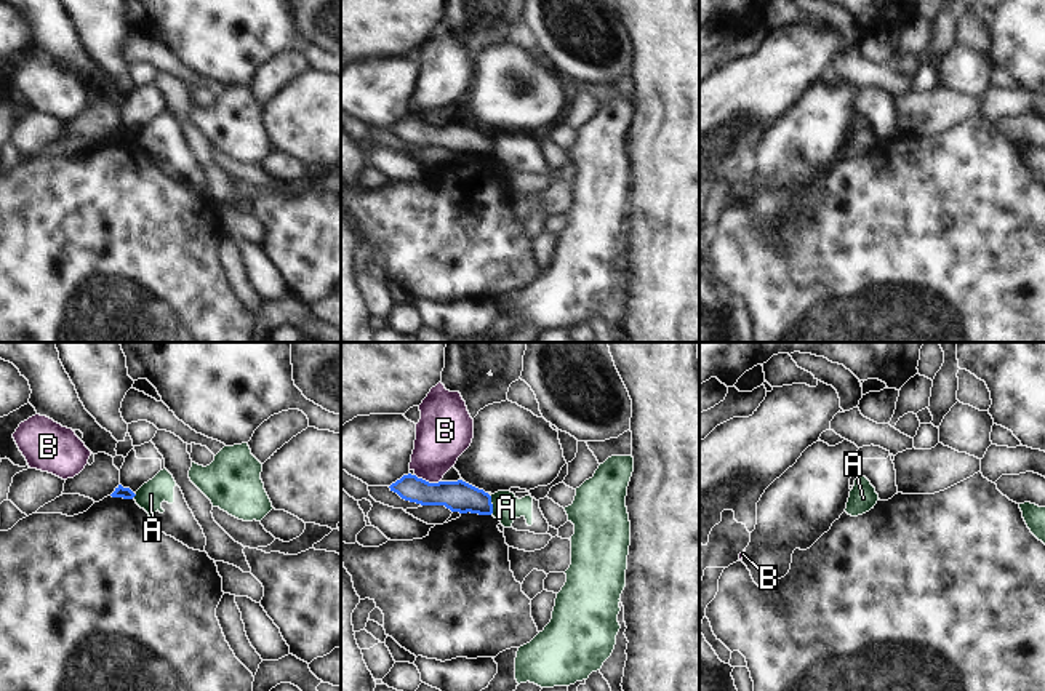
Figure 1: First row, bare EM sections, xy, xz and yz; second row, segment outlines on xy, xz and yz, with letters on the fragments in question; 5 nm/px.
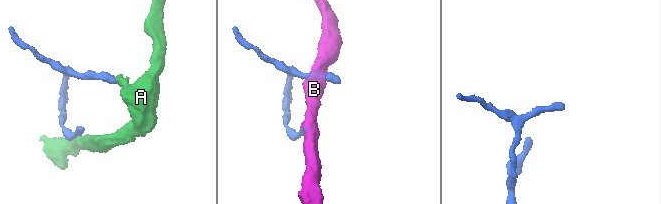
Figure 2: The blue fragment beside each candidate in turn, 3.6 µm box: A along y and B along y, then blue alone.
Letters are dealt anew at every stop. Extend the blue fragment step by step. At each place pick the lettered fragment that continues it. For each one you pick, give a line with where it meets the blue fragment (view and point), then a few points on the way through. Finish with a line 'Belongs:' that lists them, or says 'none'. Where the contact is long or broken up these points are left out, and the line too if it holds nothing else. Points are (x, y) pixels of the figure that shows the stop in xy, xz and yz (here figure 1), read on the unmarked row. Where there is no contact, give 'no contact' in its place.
Belongs: none

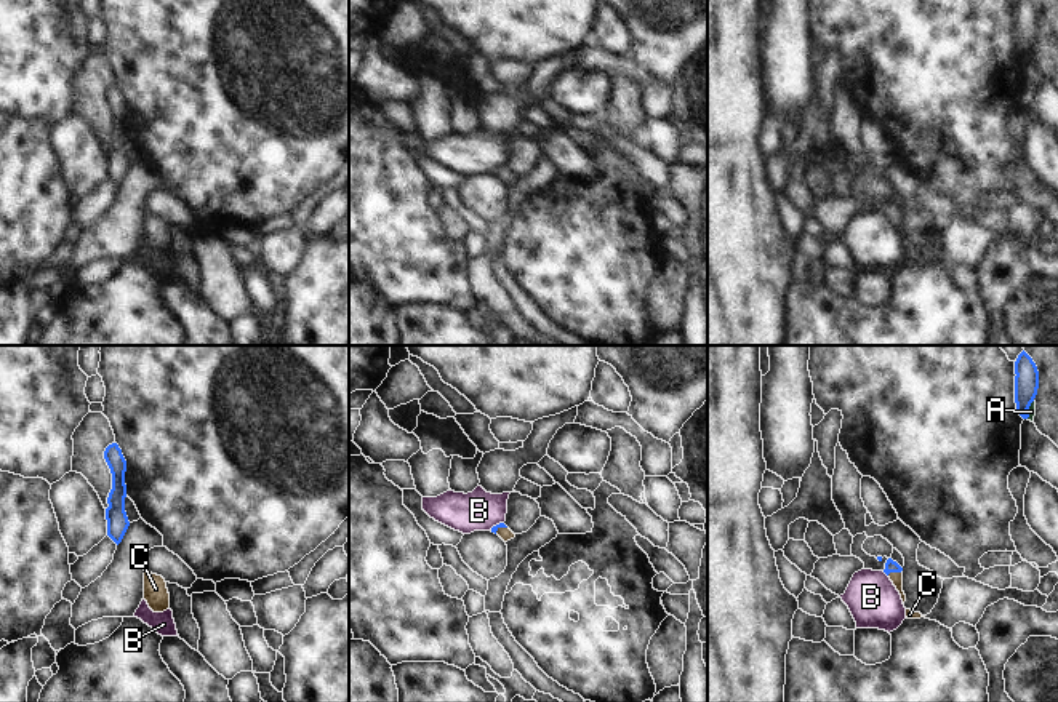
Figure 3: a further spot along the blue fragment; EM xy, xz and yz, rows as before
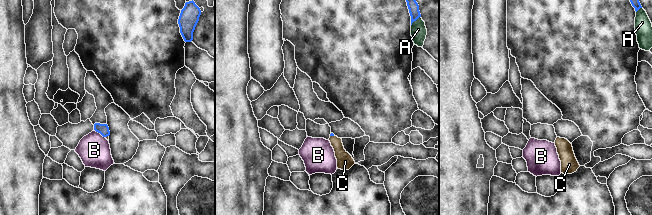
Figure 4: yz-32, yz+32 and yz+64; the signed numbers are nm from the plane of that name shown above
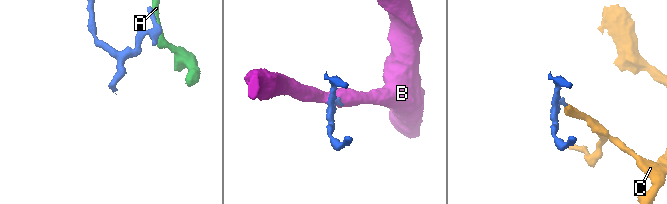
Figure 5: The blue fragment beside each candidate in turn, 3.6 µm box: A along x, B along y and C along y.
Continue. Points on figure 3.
C: meets blue in yz at (893, 213); runs through yz (890, 208), (893, 213), (897, 219)
Belongs: C

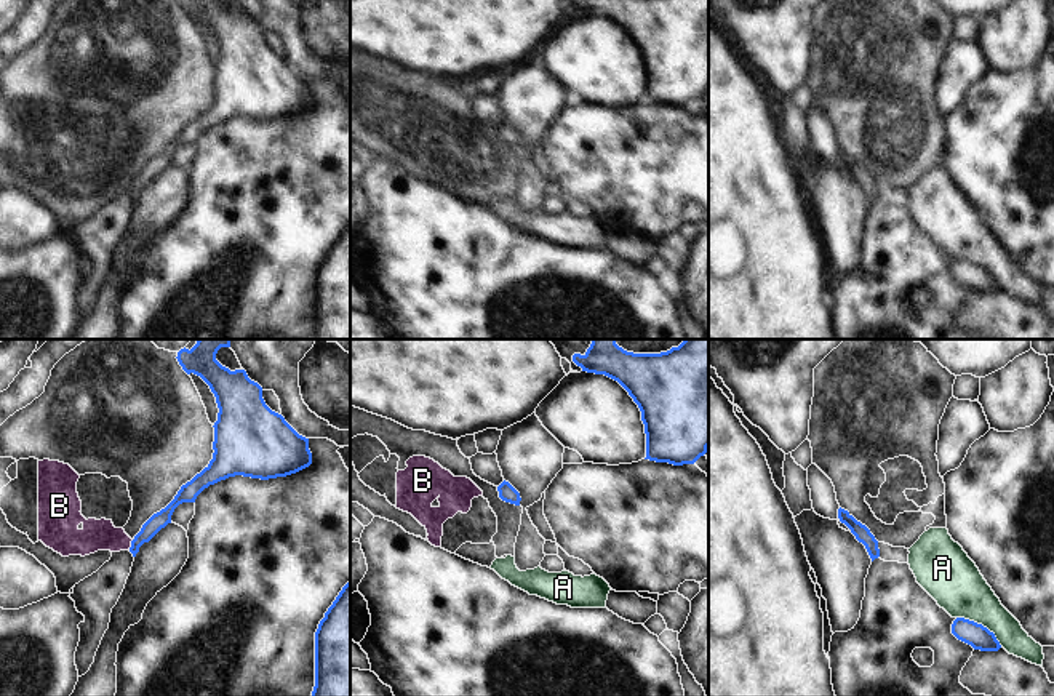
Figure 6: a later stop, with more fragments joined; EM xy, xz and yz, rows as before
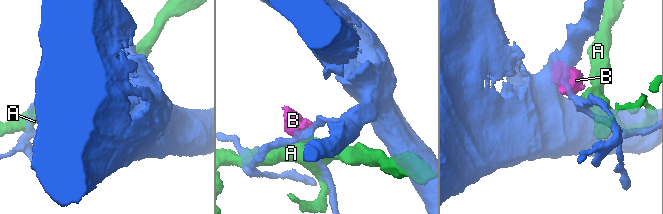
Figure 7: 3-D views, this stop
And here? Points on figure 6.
Belongs: none

